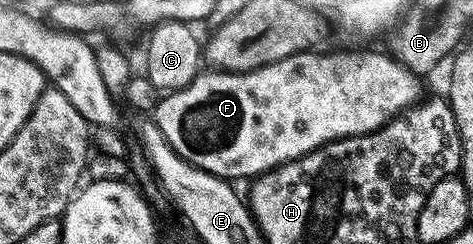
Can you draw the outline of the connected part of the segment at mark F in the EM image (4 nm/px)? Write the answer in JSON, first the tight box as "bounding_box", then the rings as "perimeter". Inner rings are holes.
{"bounding_box":[151,50,422,182],"perimeter":[[[310,50],[308,52],[297,52],[294,56],[283,58],[279,62],[271,62],[262,68],[256,68],[250,72],[223,72],[220,70],[202,70],[198,72],[189,85],[179,89],[177,92],[170,92],[162,95],[157,101],[156,108],[152,109],[151,119],[163,132],[163,138],[187,162],[199,166],[216,176],[222,176],[224,180],[238,182],[244,176],[256,178],[262,172],[272,172],[274,168],[280,168],[289,160],[297,160],[300,156],[306,156],[311,150],[320,148],[321,145],[329,143],[330,140],[342,140],[348,136],[362,136],[368,132],[379,130],[388,120],[394,120],[400,112],[406,108],[413,107],[422,99],[421,84],[422,77],[412,72],[407,66],[403,66],[392,56],[381,52],[317,52],[321,50]]]}

